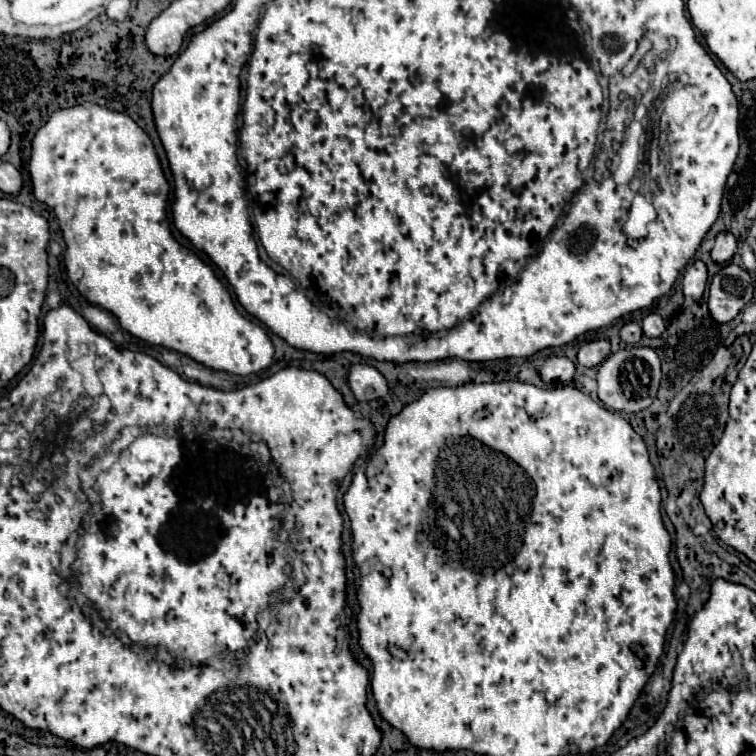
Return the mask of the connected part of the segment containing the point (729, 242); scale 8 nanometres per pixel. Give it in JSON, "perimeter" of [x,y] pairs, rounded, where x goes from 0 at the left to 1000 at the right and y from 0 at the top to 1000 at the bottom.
{"perimeter":[[[954,307],[946,315],[946,325],[940,331],[940,341],[948,349],[959,349],[959,347],[964,347],[970,341],[972,331],[975,331],[975,320],[972,320],[970,310],[967,307]]]}

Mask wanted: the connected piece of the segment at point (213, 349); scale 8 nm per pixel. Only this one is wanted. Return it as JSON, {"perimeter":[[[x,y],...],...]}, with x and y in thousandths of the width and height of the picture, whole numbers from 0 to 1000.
{"perimeter":[[[102,138],[94,143],[81,143],[75,148],[70,148],[65,153],[65,159],[49,172],[49,177],[41,185],[41,209],[38,209],[38,230],[41,230],[41,241],[44,241],[44,257],[52,267],[62,270],[65,275],[70,275],[73,286],[78,288],[78,299],[83,307],[83,317],[89,323],[83,344],[86,344],[86,354],[89,354],[89,365],[91,370],[99,376],[99,381],[104,384],[104,389],[118,397],[120,402],[128,402],[134,407],[139,407],[142,413],[147,413],[155,423],[157,431],[163,437],[168,437],[171,442],[197,452],[197,455],[208,455],[208,458],[218,458],[224,463],[239,466],[250,474],[255,474],[263,481],[271,481],[282,489],[292,489],[292,492],[303,492],[303,495],[316,495],[316,497],[327,497],[327,495],[337,495],[343,489],[351,489],[361,480],[361,454],[351,433],[336,423],[316,415],[306,389],[298,384],[298,378],[290,373],[290,368],[284,365],[282,354],[269,349],[253,331],[237,325],[237,320],[229,315],[226,304],[224,304],[224,294],[221,294],[221,283],[218,283],[218,272],[221,272],[221,257],[224,257],[224,243],[216,233],[210,209],[205,204],[202,188],[200,183],[173,159],[173,153],[163,151],[163,148],[152,148],[144,146],[139,140],[128,140],[128,138]]]}

